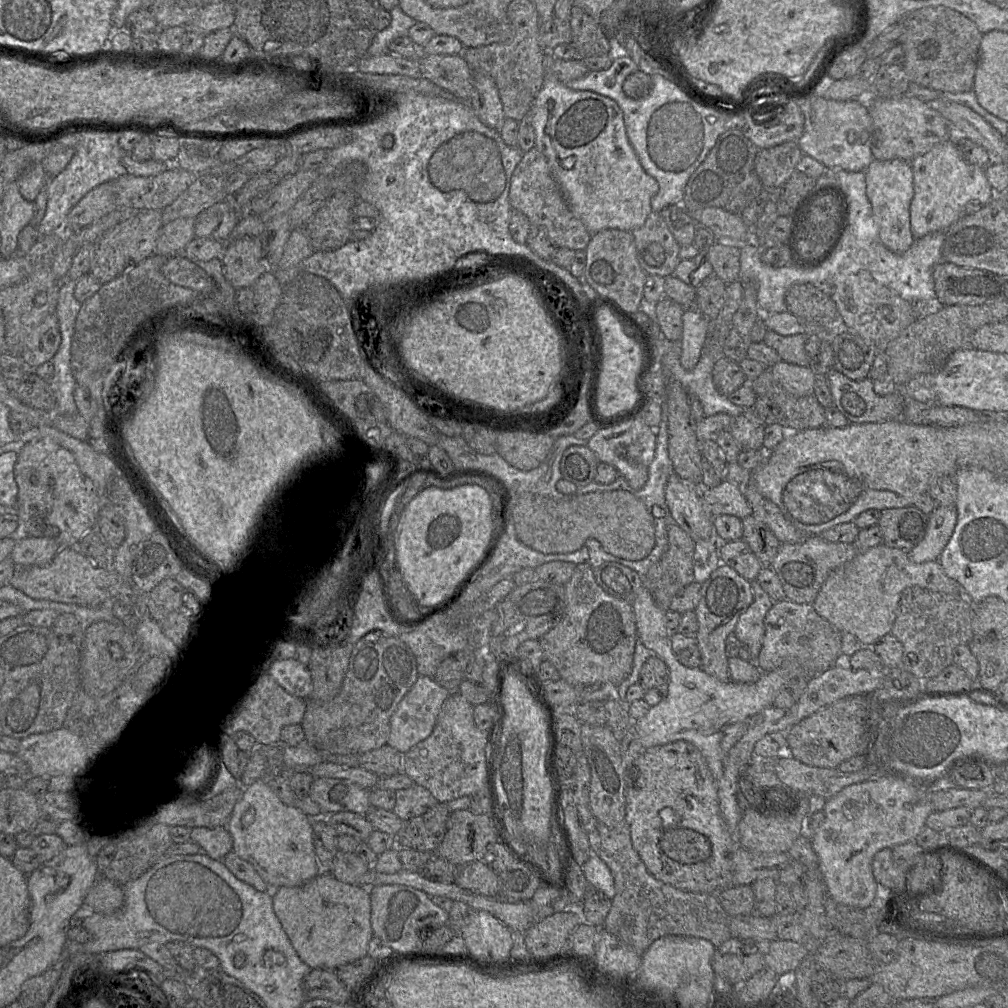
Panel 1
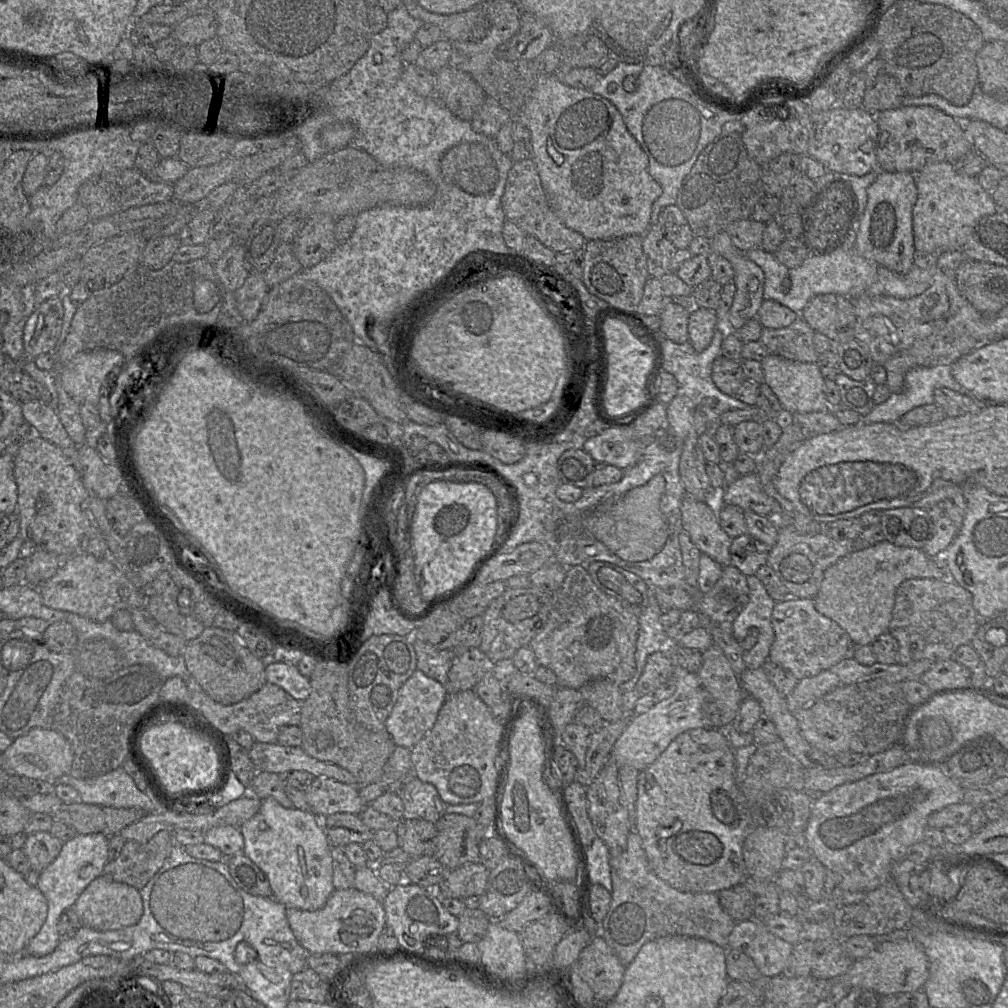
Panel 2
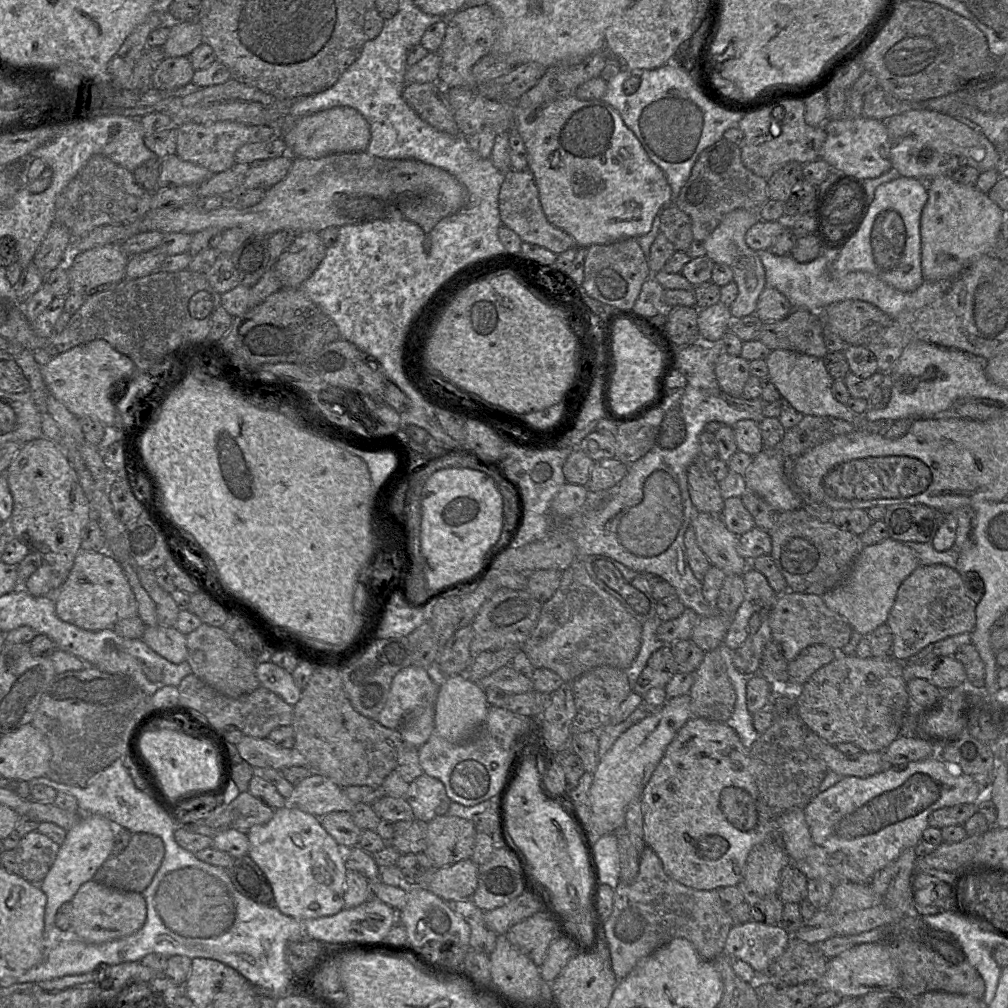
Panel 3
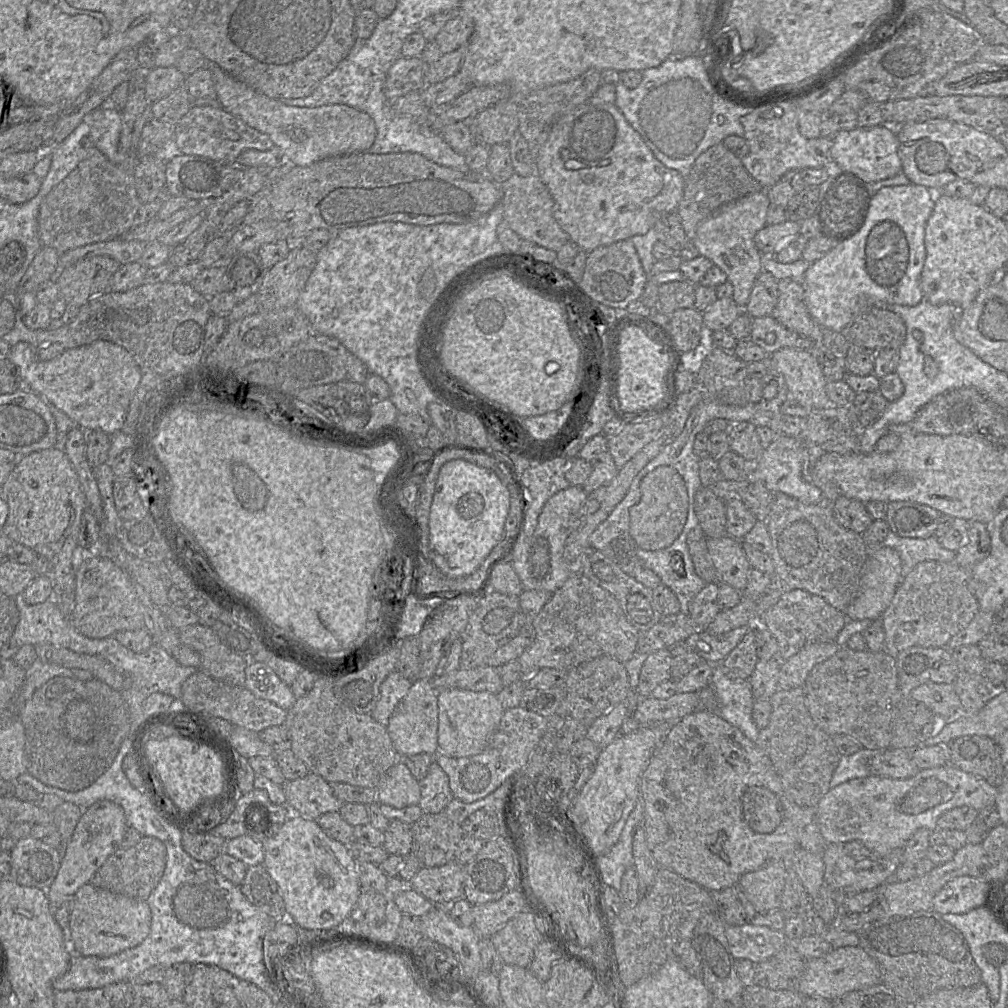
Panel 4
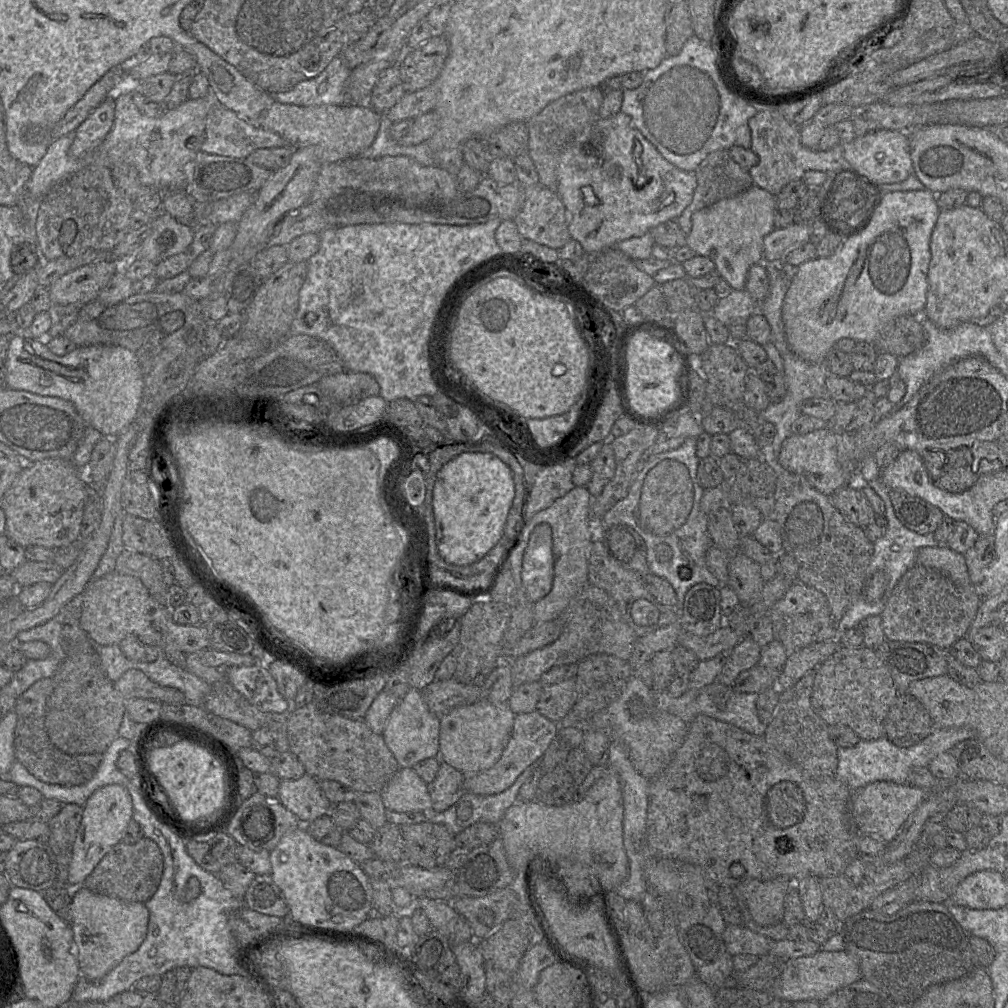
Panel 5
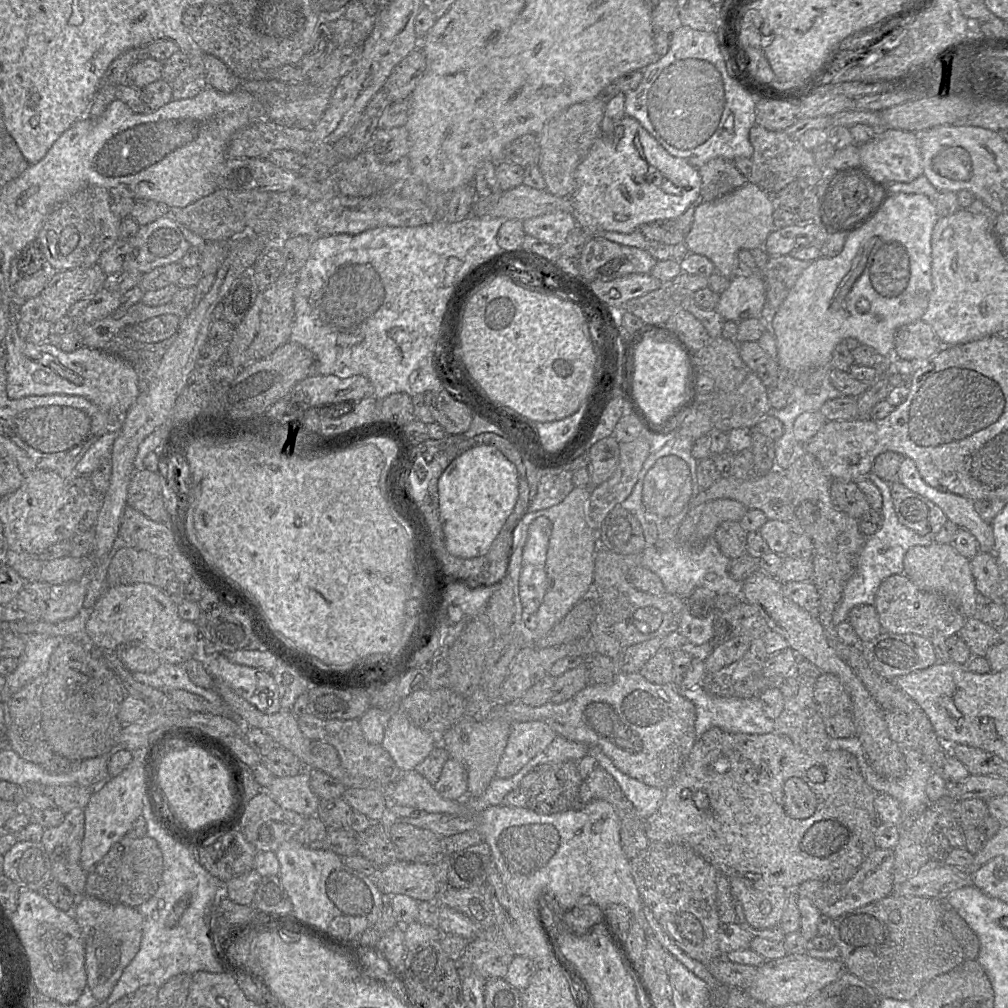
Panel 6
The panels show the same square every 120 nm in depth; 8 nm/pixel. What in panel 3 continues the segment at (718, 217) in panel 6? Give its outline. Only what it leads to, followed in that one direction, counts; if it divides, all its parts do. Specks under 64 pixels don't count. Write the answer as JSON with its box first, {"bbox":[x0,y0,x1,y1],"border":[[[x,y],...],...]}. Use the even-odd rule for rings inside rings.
{"bbox":[704,209,766,319],"border":[[[737,209],[728,213],[704,240],[706,255],[714,263],[729,266],[733,272],[733,282],[737,286],[737,297],[729,307],[732,319],[740,319],[755,313],[758,299],[766,287],[765,269],[758,252],[751,249],[746,241],[747,231],[758,222],[758,213]]]}

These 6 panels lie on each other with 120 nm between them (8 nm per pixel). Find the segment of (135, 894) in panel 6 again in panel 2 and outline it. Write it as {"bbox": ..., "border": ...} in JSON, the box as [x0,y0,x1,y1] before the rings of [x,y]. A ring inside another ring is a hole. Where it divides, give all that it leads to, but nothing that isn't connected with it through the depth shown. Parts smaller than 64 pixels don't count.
{"bbox":[102,830,173,890],"border":[[[161,830],[145,843],[128,840],[123,845],[119,856],[109,861],[103,869],[102,876],[115,882],[130,885],[141,890],[162,867],[173,847],[172,832]]]}

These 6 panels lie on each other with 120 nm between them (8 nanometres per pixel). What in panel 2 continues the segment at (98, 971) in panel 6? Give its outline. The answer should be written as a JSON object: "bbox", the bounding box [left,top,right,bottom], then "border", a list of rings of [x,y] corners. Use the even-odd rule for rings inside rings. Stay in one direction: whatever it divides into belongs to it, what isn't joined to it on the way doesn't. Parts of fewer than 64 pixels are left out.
{"bbox":[74,875,143,930],"border":[[[101,875],[80,894],[74,904],[74,910],[83,926],[95,930],[117,930],[139,922],[143,914],[143,901],[138,889]]]}

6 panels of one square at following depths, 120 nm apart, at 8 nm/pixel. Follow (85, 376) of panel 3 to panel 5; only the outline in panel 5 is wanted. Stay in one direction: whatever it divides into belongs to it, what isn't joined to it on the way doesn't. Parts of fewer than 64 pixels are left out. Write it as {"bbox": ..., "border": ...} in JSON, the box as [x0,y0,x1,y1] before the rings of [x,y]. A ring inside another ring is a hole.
{"bbox":[4,332,144,438],"border":[[[16,332],[9,337],[9,349],[4,361],[5,387],[52,396],[71,402],[87,426],[98,430],[103,437],[116,438],[136,418],[143,397],[144,380],[137,356],[130,350],[114,345],[78,346],[72,352],[57,356],[47,347],[45,339],[32,338],[28,333]]]}

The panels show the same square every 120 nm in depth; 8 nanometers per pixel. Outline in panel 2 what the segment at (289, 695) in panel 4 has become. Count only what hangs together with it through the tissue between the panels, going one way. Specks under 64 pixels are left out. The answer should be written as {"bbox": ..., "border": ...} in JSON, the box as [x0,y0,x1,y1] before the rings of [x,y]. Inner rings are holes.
{"bbox":[265,662,311,702],"border":[[[274,662],[265,667],[266,681],[283,688],[294,699],[303,702],[311,692],[309,677],[302,675],[296,665]]]}

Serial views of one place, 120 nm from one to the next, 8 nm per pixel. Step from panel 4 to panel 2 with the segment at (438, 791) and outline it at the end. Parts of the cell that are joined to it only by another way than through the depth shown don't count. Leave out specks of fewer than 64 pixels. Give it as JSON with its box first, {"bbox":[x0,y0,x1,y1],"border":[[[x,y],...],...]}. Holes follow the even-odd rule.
{"bbox":[396,776,445,823],"border":[[[416,776],[404,781],[396,794],[404,805],[403,819],[424,819],[435,823],[445,812],[436,787]]]}

